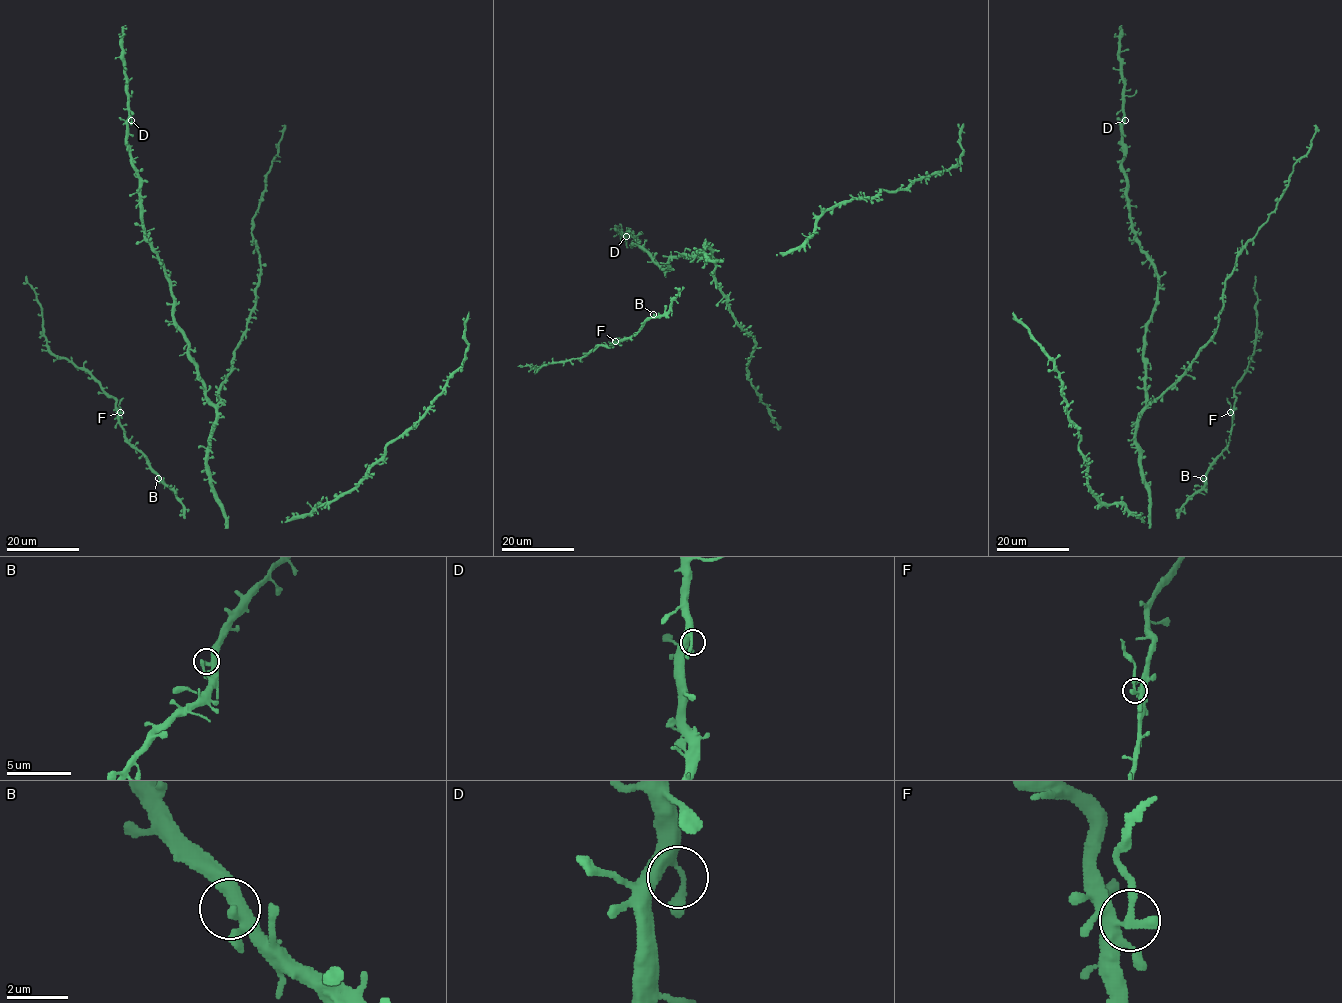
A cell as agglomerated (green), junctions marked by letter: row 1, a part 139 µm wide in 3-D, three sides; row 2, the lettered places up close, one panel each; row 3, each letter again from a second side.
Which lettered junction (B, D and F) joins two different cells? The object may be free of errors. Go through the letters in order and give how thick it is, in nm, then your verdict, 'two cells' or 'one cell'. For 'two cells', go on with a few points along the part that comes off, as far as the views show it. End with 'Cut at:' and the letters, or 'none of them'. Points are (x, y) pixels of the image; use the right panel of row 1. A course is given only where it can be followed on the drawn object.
B: calibre 260 nm; one cell
D: calibre 240 nm; one cell
F: calibre 260 nm; two cells; course (1231, 412), (1226, 397)
Cut at: F

